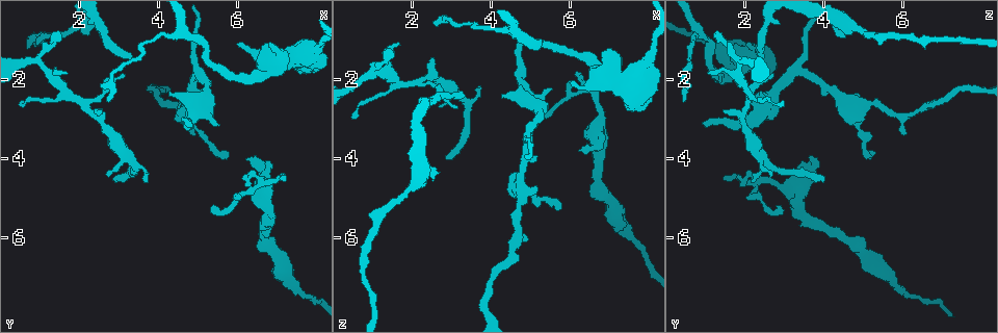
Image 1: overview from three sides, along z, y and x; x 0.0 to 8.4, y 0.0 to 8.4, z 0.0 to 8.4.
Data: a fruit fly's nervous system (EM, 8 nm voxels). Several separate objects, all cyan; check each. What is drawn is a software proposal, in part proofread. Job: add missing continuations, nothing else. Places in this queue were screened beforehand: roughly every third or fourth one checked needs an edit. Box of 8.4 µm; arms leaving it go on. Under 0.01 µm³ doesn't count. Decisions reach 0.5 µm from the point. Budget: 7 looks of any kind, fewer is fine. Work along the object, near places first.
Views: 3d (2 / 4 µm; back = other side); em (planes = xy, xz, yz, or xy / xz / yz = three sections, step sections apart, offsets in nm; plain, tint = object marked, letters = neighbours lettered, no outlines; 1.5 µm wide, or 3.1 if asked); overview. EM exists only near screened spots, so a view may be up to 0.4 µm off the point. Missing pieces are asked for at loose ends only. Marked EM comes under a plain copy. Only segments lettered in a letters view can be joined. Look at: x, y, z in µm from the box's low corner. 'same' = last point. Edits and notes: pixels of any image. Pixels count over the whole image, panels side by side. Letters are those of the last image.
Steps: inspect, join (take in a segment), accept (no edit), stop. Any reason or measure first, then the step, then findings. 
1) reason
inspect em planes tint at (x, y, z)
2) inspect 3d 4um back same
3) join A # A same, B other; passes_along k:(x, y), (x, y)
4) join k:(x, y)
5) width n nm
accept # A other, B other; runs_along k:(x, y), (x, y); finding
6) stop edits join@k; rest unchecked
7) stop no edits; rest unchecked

tapers out
inspect 3d 2um at (1.45, 0.80, 1.25)

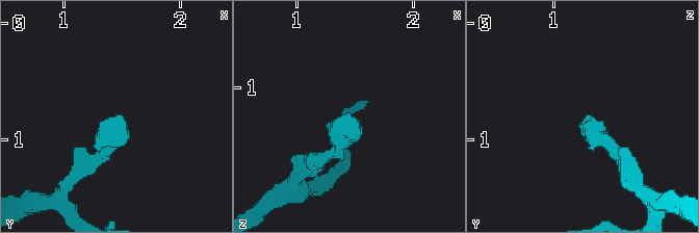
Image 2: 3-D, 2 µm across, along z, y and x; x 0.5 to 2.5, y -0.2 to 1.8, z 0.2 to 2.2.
inspect em planes letters at (1.46, 0.80, 1.28)

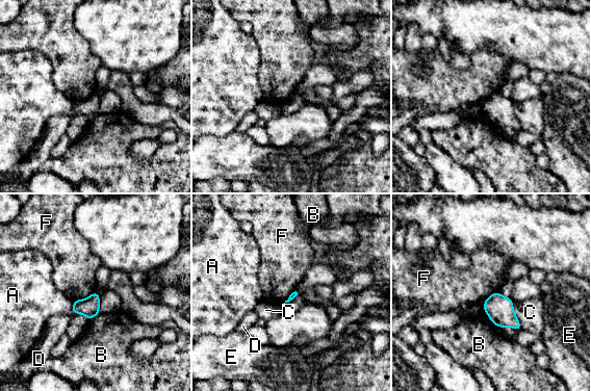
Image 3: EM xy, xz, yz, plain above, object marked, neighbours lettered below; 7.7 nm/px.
accept # A other, B other, C other, D other, E other, F other; border 3:(96, 290), (86, 297), (73, 301); none of them fits

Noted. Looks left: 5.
free end
inspect em xz step 4 letters at (4.75, 3.05, 0.90)

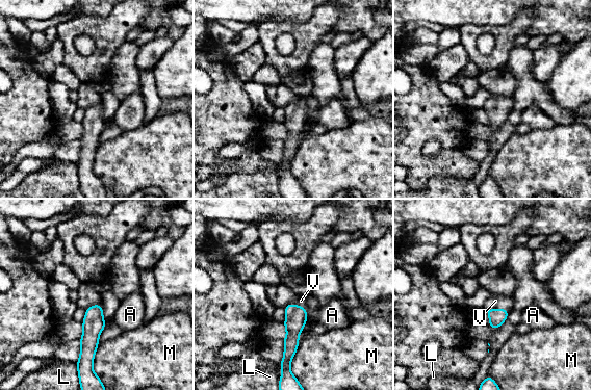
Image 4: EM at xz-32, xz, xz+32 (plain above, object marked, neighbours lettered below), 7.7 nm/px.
join V # A other, L other, M other, V same; passes_along 4:(497, 316), (497, 309), (495, 301); it goes on there

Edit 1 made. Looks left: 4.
see it whole again
inspect overview

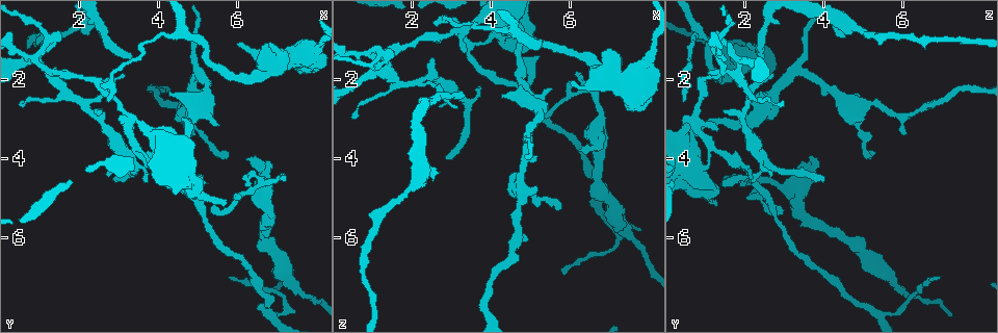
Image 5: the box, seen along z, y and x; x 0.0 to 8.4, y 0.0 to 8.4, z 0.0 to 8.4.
tapers out
inspect 3d 2um at (6.05, 1.15, 2.10)

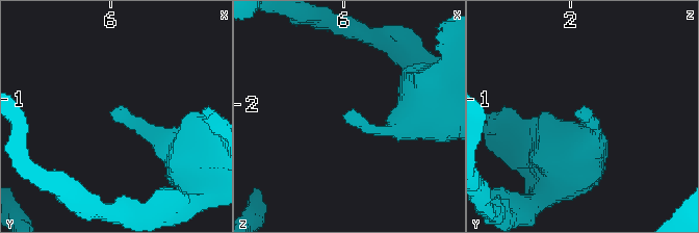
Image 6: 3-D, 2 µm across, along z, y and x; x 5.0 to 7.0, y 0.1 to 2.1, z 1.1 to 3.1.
inspect em xz step 4 letters at (6.04, 1.18, 2.10)

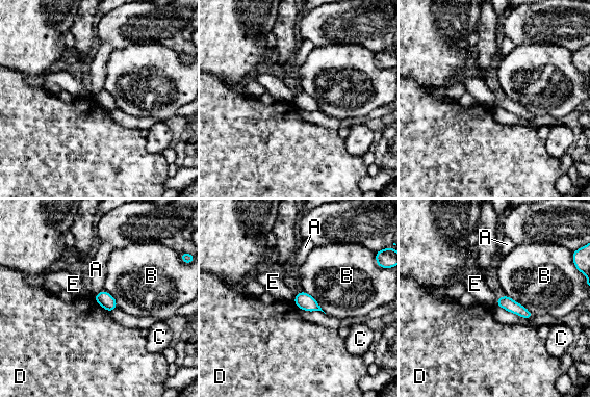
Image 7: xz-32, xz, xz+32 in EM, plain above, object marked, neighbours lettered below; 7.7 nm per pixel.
another direction
inspect em planes letters same

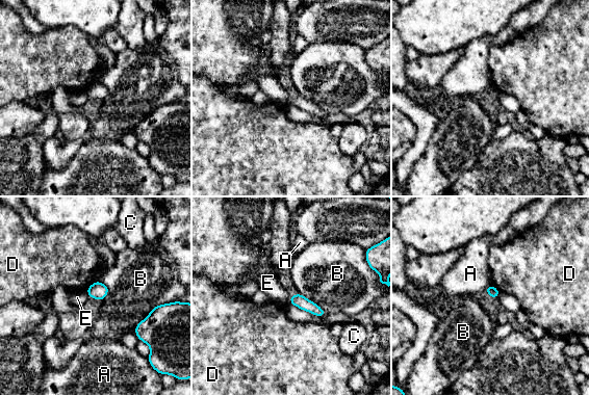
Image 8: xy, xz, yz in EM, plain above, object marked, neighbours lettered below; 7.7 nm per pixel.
accept # A other, B other, C other, D other, E other; border 8:(85, 290), (90, 296); no lettered segment goes on from it

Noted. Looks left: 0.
stop edits join@4; rest unchecked

